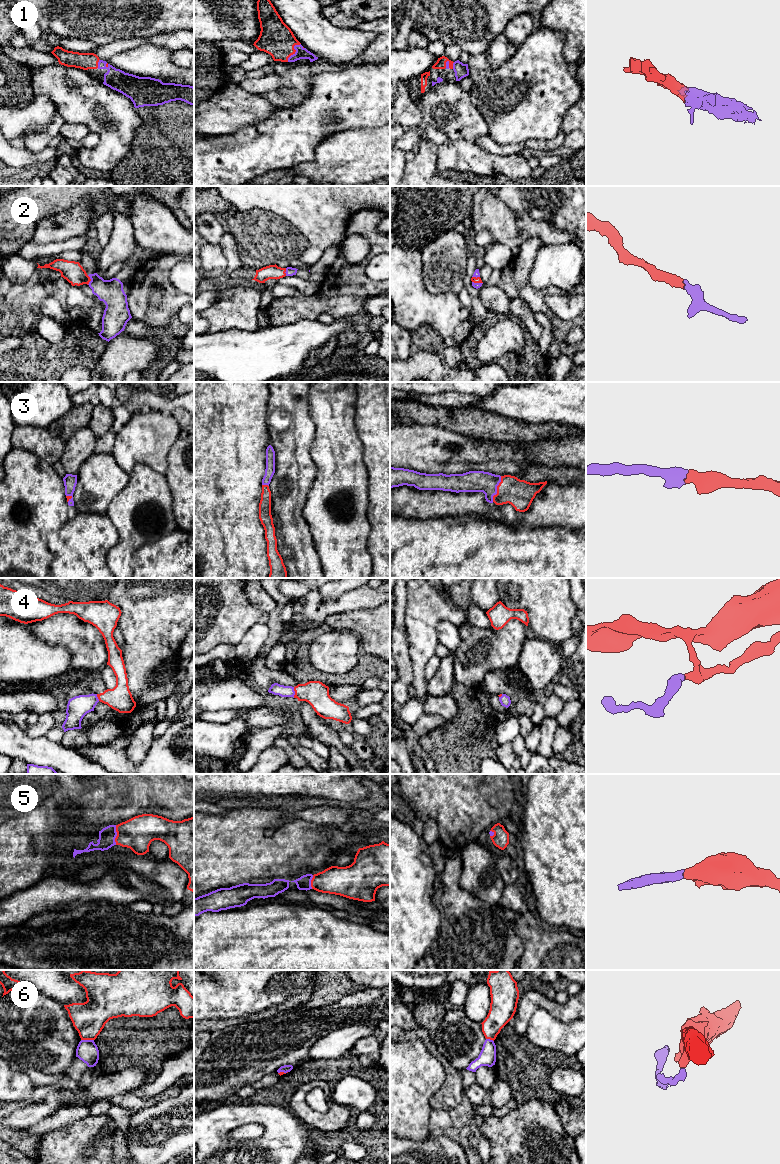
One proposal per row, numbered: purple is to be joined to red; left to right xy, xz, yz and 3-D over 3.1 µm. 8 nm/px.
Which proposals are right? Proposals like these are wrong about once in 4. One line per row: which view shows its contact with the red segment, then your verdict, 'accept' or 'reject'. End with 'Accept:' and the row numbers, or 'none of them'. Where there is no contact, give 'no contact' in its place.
1: meets red in xz; accept
2: meets red in xy; accept
3: meets red in yz; accept
4: meets red in xz; accept
5: meets red in xy; accept
6: meets red in xy; reject
Accept: 1, 2, 3, 4, 5

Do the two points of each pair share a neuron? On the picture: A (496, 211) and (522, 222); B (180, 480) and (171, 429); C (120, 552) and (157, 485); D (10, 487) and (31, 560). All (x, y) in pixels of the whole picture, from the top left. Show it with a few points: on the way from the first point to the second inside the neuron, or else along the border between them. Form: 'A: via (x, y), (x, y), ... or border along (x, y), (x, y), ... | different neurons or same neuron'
A: via (502, 217), (507, 222), (516, 222) | same neuron
B: border along (179, 437), (167, 456), (168, 466) | different neurons
C: via (128, 534), (129, 513), (139, 500) | same neuron
D: via (29, 504), (33, 513), (31, 519), (31, 541) | same neuron

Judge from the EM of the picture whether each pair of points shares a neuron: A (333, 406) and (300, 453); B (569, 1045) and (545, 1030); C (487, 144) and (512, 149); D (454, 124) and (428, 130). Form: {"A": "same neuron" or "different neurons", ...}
{"A": "different neurons", "B": "same neuron", "C": "same neuron", "D": "different neurons"}

